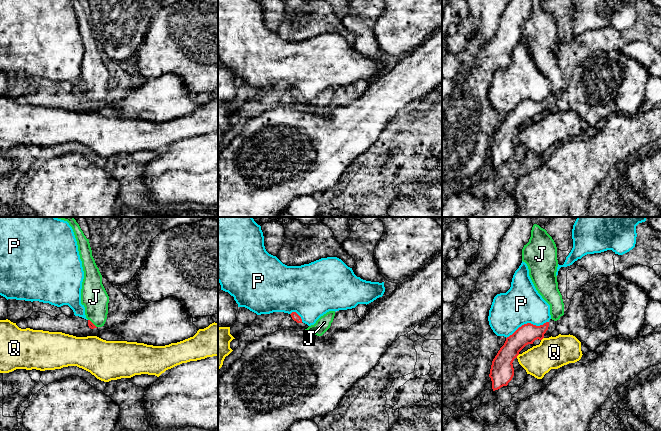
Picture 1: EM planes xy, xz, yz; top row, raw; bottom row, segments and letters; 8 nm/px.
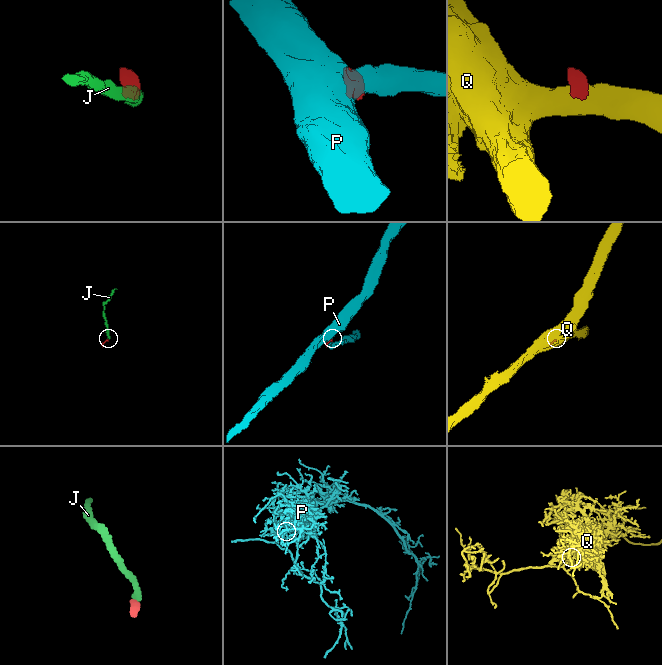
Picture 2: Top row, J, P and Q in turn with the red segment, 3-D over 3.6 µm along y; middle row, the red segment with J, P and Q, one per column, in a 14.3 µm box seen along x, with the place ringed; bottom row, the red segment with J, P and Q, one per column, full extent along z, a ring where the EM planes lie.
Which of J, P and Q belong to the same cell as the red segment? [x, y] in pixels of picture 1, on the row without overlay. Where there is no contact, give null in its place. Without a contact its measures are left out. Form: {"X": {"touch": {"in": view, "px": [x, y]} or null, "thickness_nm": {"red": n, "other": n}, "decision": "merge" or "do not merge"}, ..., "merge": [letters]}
{"J": {"touch": {"in": "xy", "px": [92, 99]}, "thickness_nm": {"red": 50, "other": 220}, "decision": "merge"}, "P": {"touch": {"in": "yz", "px": [527, 99]}, "thickness_nm": {"red": 160, "other": 320}, "decision": "do not merge"}, "Q": {"touch": {"in": "yz", "px": [517, 131]}, "thickness_nm": {"red": 190, "other": 240}, "decision": "do not merge"}, "merge": ["J"]}

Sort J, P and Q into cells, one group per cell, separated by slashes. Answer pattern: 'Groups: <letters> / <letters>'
Groups: J / P / Q

